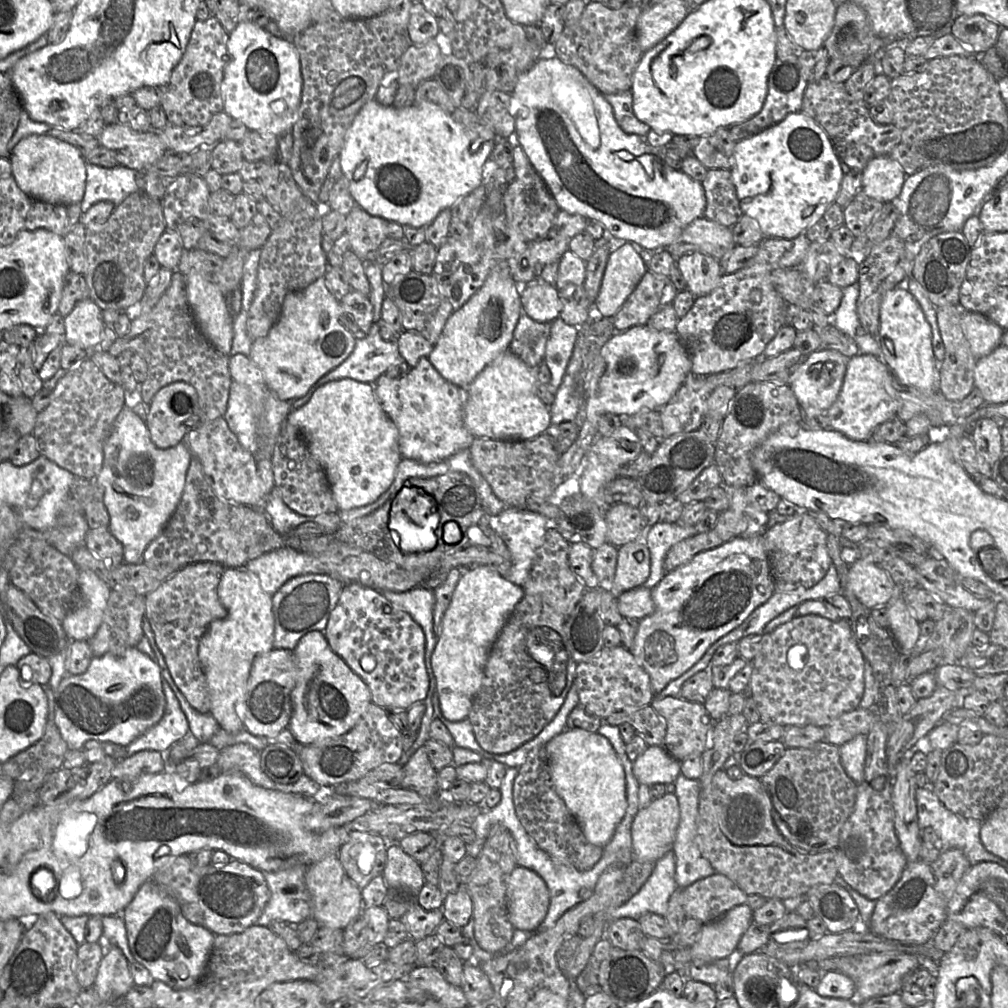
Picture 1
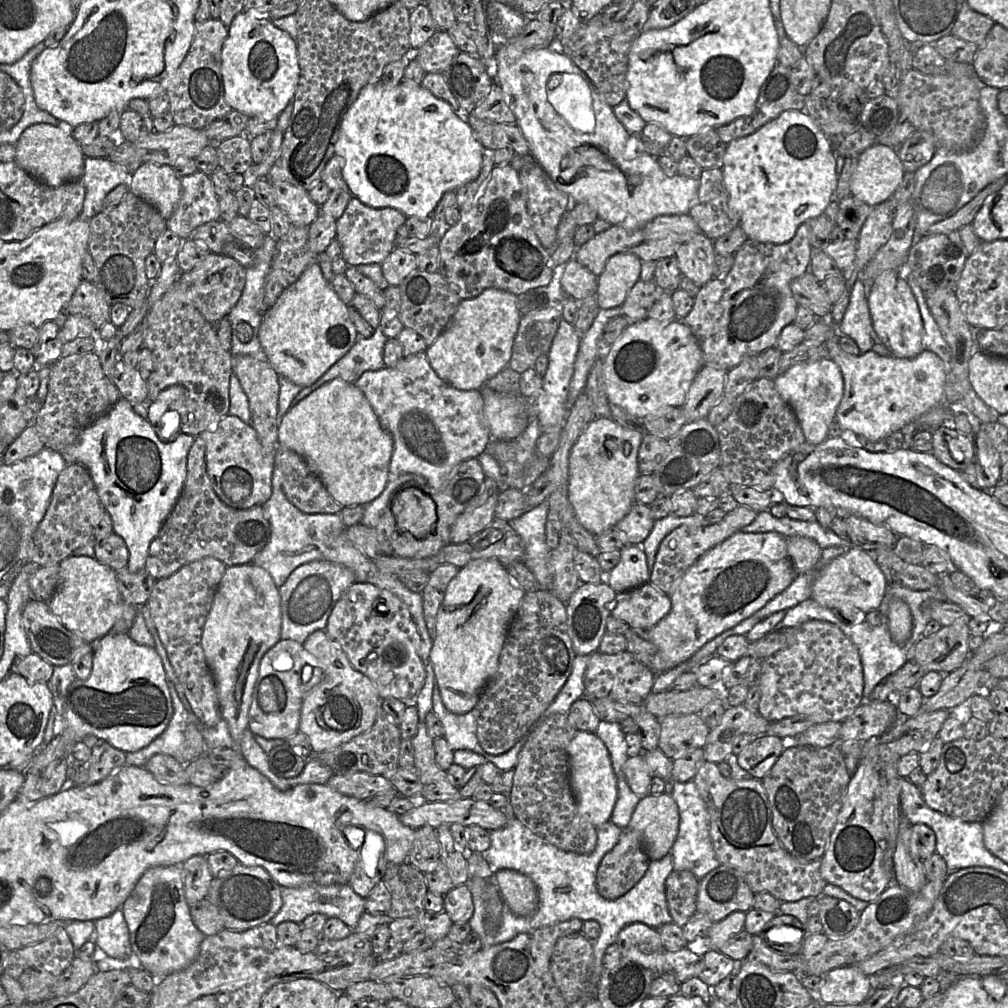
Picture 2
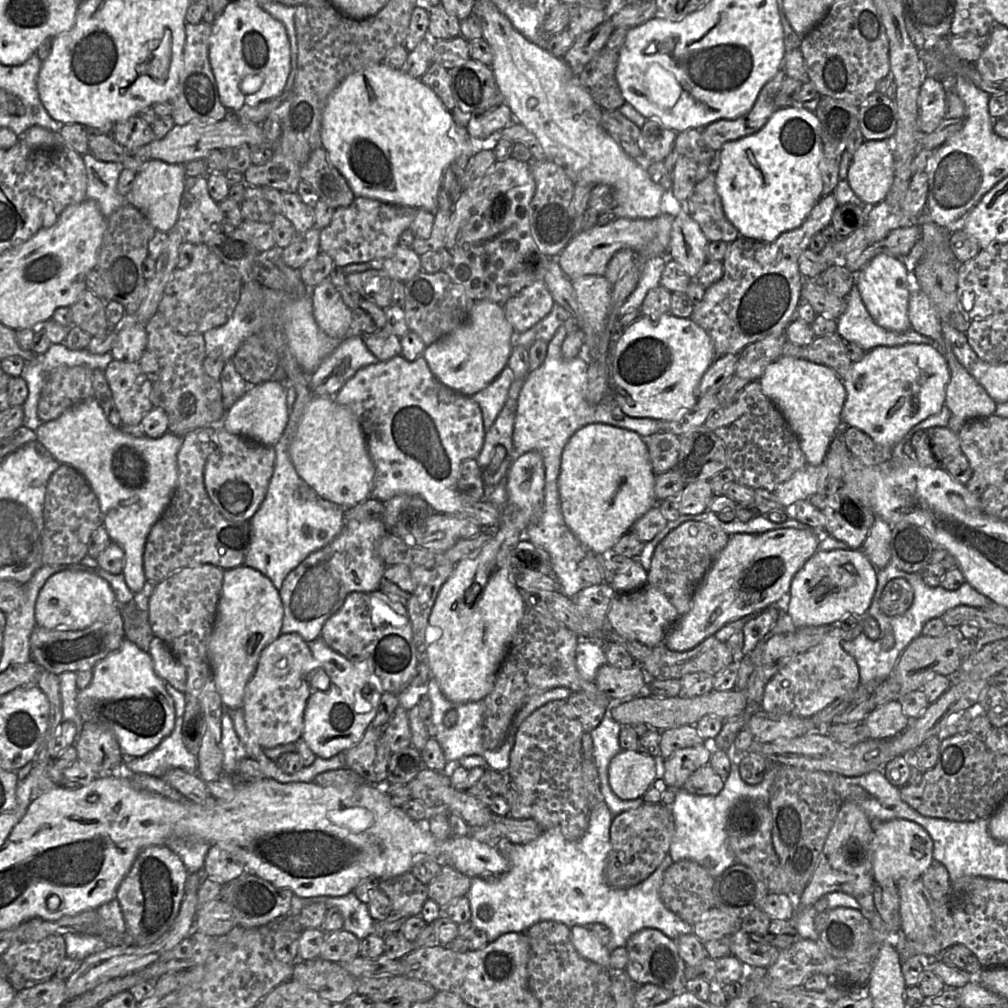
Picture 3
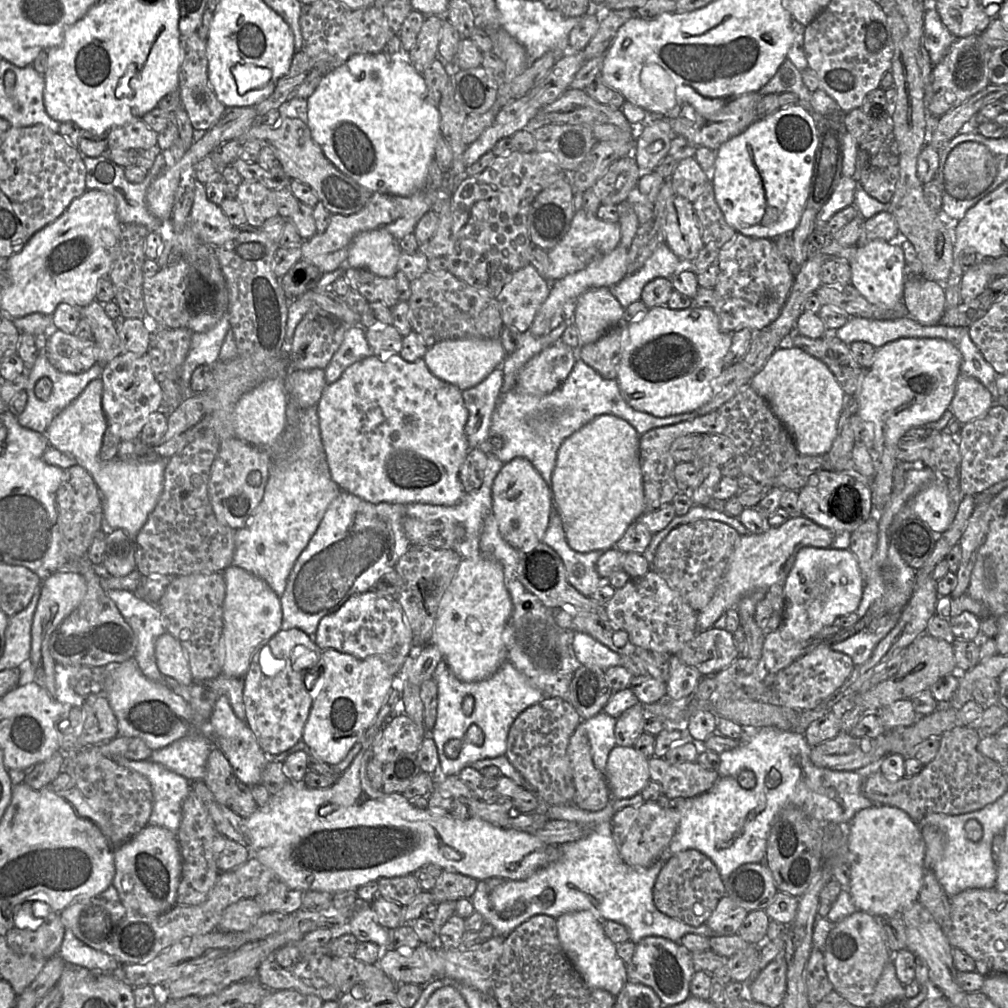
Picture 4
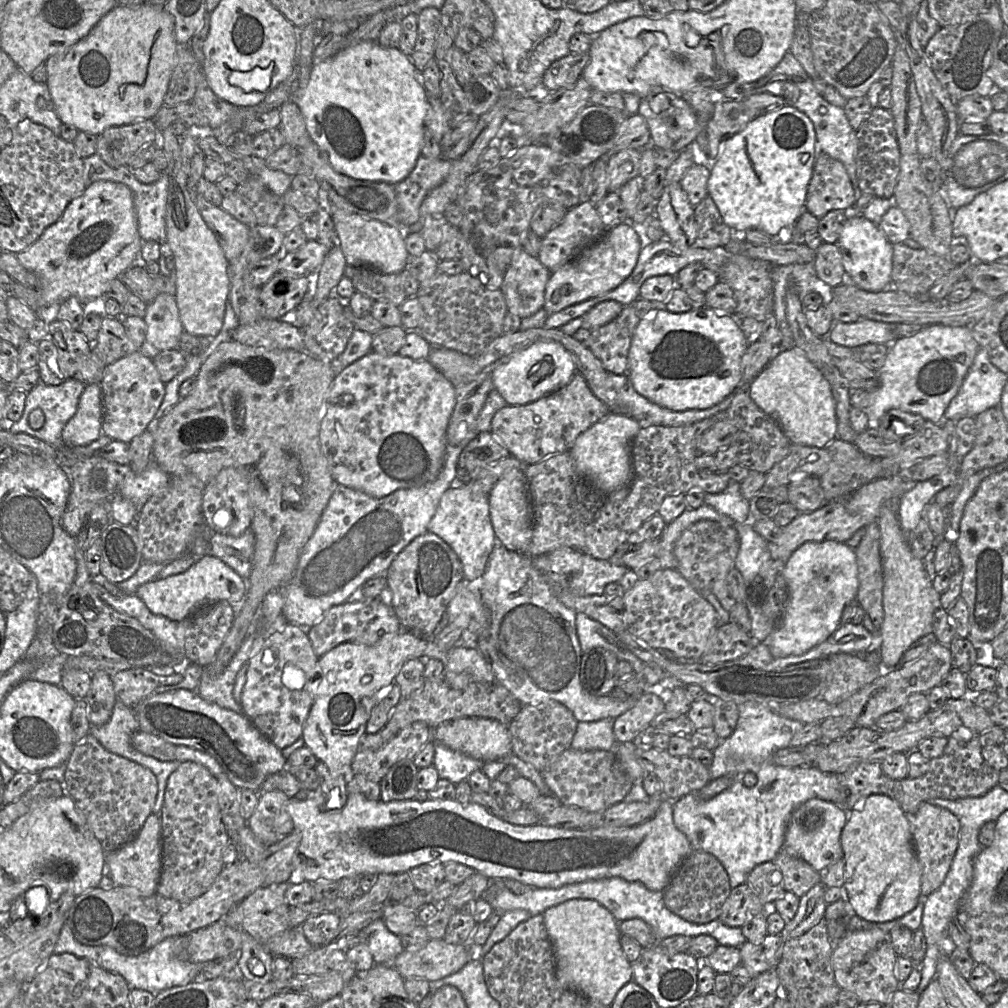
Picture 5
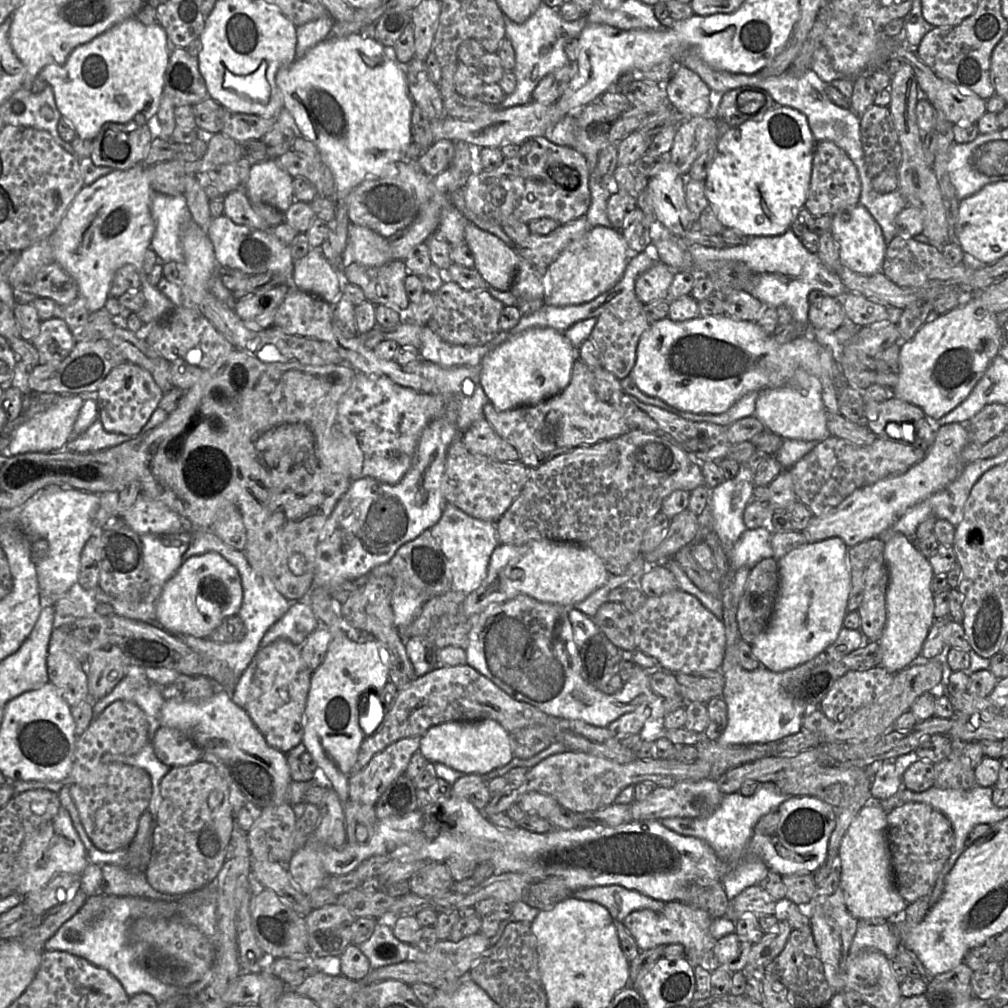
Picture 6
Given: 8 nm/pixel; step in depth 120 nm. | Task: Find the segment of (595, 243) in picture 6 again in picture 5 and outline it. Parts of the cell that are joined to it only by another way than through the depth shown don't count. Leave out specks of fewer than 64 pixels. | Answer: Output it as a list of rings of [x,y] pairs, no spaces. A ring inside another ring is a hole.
[[[631,223],[608,228],[599,241],[550,273],[543,308],[553,314],[618,287],[633,271],[641,248],[640,230]]]

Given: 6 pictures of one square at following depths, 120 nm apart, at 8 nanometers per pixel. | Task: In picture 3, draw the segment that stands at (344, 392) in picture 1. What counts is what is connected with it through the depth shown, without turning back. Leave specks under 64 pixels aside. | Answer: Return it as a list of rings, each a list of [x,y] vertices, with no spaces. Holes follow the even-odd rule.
[[[315,396],[305,407],[291,438],[289,455],[299,476],[322,498],[342,508],[349,508],[371,496],[375,468],[368,453],[365,434],[352,410],[337,403],[332,396]]]

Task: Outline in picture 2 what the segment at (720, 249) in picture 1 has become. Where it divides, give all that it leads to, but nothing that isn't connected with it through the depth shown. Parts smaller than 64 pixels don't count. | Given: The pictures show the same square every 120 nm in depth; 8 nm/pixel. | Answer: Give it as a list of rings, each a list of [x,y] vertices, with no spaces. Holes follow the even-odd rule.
[[[689,214],[658,216],[637,230],[612,225],[608,230],[597,233],[592,239],[577,247],[574,258],[590,272],[599,276],[608,259],[616,253],[632,253],[641,261],[658,261],[675,256],[677,248],[697,233],[702,232]]]

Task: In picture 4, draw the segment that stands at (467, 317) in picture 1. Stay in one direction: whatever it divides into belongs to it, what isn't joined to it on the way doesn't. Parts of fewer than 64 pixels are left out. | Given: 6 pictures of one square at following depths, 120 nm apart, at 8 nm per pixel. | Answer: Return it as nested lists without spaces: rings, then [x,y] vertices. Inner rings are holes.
[[[466,337],[437,342],[428,347],[423,358],[436,377],[463,391],[482,382],[495,368],[502,365],[506,356],[507,353],[500,338]]]

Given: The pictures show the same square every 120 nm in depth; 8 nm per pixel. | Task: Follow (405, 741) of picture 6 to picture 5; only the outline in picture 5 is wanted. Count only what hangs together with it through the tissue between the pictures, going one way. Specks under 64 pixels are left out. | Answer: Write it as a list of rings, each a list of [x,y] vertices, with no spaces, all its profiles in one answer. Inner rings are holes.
[[[413,722],[380,749],[359,750],[351,763],[352,772],[379,783],[394,764],[413,759],[429,741],[433,741],[432,737],[433,730],[425,722]]]

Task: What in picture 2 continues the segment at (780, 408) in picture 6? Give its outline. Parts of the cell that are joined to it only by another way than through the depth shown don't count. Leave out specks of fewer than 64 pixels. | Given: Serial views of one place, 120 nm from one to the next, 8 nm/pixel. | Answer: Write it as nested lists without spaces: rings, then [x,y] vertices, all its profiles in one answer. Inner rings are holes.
[[[830,358],[795,364],[774,379],[781,397],[795,412],[806,442],[818,445],[828,436],[828,427],[836,419],[836,411],[844,393],[844,380],[839,366]]]

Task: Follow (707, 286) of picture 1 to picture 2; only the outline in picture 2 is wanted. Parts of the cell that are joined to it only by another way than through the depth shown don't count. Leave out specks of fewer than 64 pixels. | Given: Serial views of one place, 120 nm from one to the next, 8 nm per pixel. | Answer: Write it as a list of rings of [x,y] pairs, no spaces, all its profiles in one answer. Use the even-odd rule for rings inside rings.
[[[697,233],[677,248],[675,256],[682,275],[702,287],[713,279],[716,254],[713,240]]]

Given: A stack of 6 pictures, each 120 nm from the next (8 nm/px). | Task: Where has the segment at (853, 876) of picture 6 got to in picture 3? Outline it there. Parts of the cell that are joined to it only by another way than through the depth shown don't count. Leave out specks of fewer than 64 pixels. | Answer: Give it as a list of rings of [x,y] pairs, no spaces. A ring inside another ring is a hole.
[[[893,819],[876,824],[872,849],[875,882],[892,879],[897,883],[900,880],[921,878],[933,861],[931,836],[921,825],[907,819]]]

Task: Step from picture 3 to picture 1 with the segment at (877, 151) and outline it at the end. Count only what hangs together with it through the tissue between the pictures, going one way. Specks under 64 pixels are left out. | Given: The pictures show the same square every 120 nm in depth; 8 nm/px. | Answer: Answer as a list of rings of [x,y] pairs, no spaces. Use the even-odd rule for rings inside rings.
[[[880,156],[868,162],[862,171],[862,189],[870,198],[882,203],[892,202],[902,191],[906,174],[890,156]]]

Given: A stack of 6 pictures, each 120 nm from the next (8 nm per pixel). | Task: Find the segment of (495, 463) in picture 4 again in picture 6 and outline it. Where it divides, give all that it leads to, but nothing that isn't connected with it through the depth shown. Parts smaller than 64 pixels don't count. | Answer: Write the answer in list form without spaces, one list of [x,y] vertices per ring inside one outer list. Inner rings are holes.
[[[447,504],[431,534],[445,555],[452,575],[452,589],[470,593],[485,579],[492,552],[499,544],[495,522],[469,516],[453,504]]]

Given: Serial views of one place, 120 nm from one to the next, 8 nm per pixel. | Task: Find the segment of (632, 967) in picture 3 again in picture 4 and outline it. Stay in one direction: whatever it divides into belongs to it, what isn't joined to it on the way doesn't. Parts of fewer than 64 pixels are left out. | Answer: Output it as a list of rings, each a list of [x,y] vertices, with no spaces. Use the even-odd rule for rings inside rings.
[[[648,936],[636,943],[633,957],[626,965],[628,982],[651,988],[660,998],[662,1006],[679,1004],[690,996],[690,982],[694,973],[691,952],[679,943],[657,936]]]

